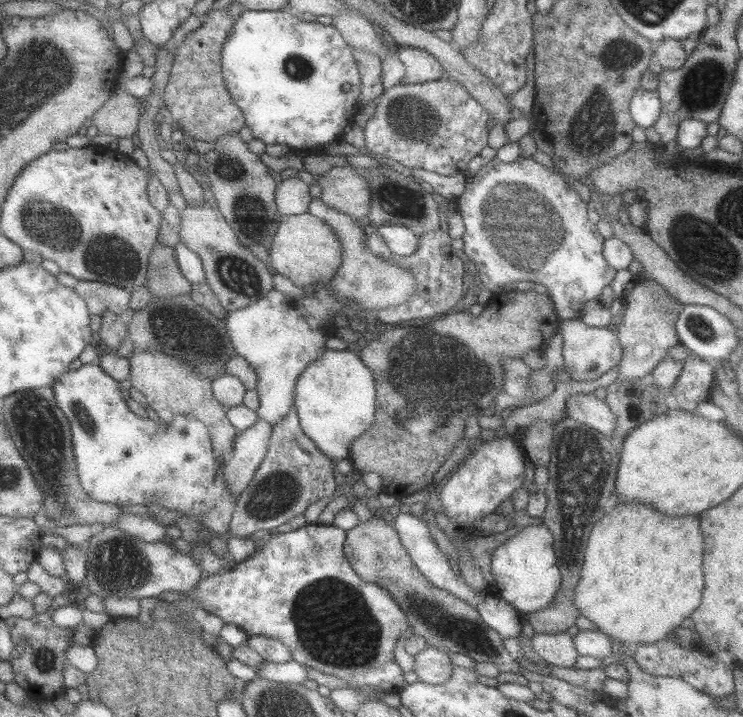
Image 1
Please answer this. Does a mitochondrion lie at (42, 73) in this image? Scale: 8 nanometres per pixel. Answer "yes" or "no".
yes

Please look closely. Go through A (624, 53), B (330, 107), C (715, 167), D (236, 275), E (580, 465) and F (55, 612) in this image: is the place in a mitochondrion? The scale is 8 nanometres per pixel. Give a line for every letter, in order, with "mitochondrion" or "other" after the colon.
A: mitochondrion
B: other
C: other
D: mitochondrion
E: mitochondrion
F: other

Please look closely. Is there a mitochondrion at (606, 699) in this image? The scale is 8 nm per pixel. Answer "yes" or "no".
no

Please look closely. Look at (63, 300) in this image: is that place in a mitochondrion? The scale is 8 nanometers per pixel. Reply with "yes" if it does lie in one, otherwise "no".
no

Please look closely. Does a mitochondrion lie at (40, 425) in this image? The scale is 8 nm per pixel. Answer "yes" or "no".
yes

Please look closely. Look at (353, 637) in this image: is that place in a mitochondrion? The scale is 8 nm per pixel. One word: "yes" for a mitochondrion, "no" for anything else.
yes

